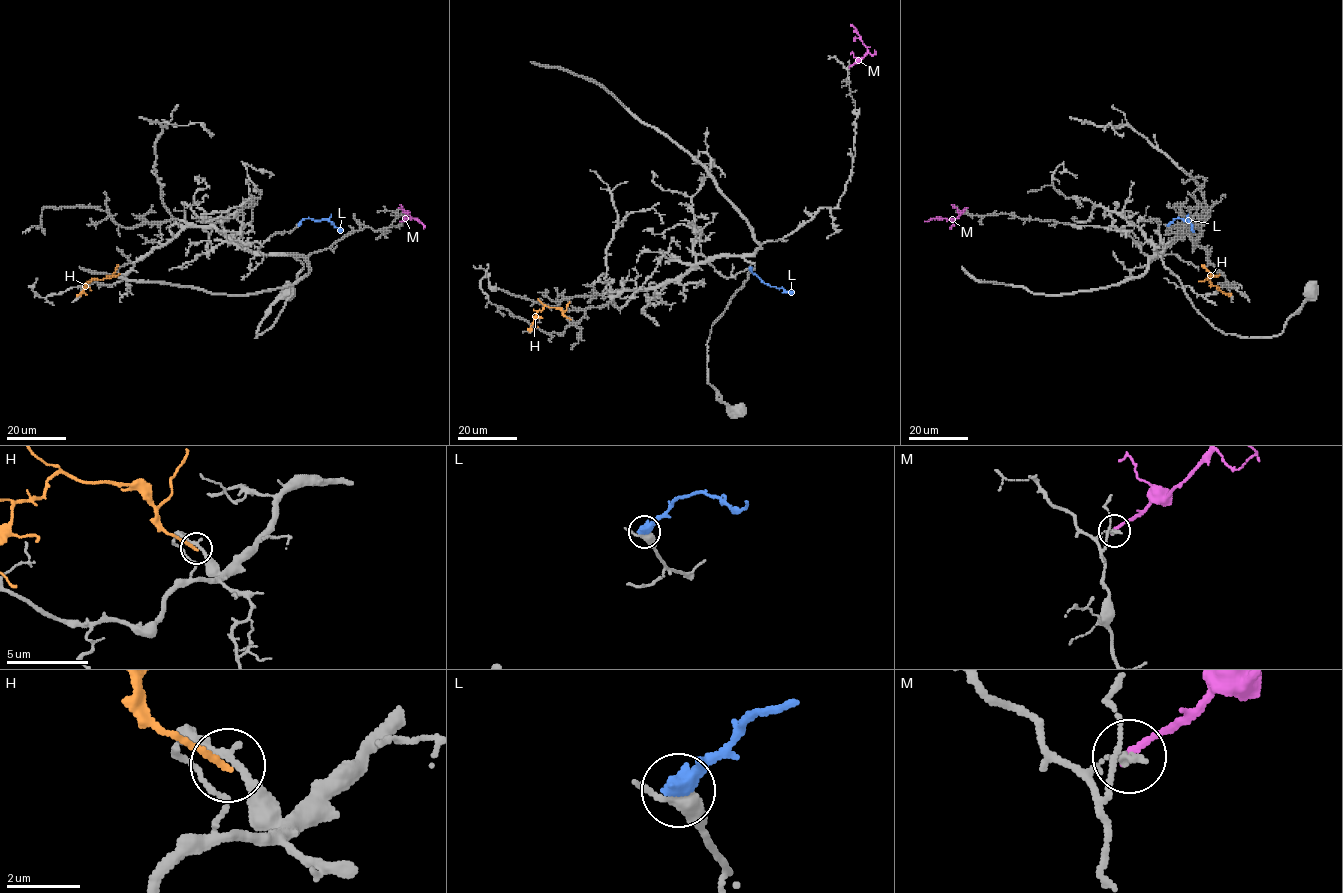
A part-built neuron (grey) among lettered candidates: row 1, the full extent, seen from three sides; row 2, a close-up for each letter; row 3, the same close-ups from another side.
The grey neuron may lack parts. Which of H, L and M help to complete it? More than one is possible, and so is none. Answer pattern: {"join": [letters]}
{"join": []}

